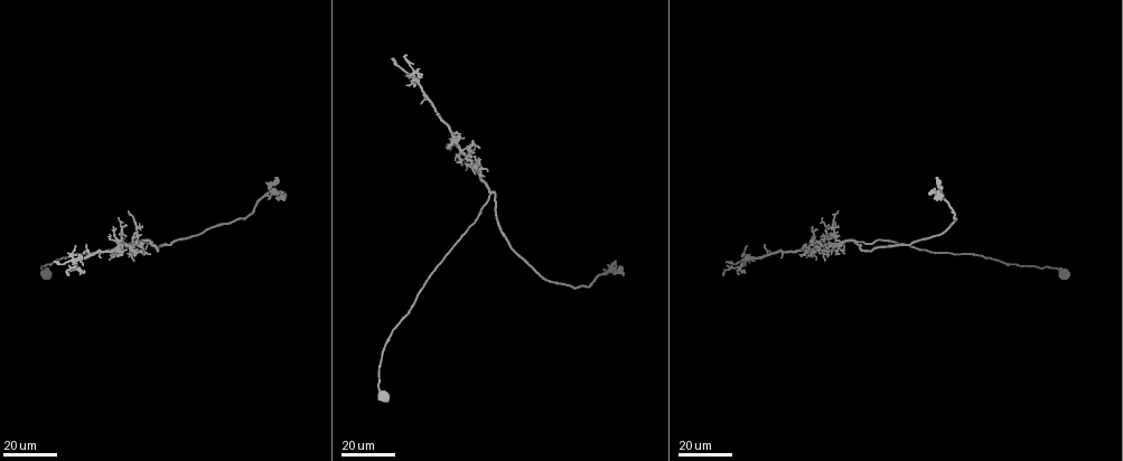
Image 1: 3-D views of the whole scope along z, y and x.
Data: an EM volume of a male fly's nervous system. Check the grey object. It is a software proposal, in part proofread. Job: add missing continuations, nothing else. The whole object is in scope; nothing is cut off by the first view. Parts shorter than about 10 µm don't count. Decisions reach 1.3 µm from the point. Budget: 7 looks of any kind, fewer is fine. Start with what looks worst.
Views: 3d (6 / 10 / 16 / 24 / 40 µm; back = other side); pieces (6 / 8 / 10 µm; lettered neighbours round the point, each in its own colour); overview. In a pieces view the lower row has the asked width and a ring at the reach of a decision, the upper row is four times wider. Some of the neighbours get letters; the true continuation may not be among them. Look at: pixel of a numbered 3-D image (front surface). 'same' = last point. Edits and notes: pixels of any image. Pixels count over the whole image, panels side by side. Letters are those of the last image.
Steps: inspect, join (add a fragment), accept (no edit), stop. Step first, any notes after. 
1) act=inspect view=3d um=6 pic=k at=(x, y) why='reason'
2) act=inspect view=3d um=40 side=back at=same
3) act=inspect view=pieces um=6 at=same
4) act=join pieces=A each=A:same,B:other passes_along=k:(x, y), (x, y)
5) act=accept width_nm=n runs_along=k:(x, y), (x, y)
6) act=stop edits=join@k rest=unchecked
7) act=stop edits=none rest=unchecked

act=inspect view=3d um=24 pic=1 at=(415, 86) why='branch stops here'

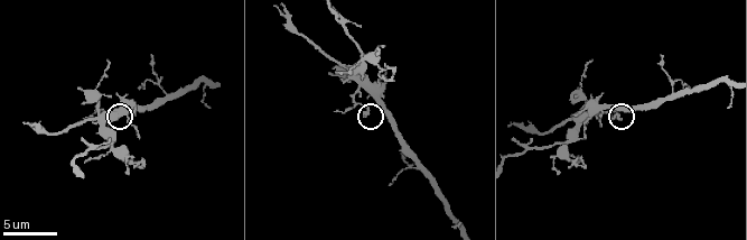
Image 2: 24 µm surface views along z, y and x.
act=inspect view=pieces um=6 pic=2 at=(365, 117) why='see the neighbours'

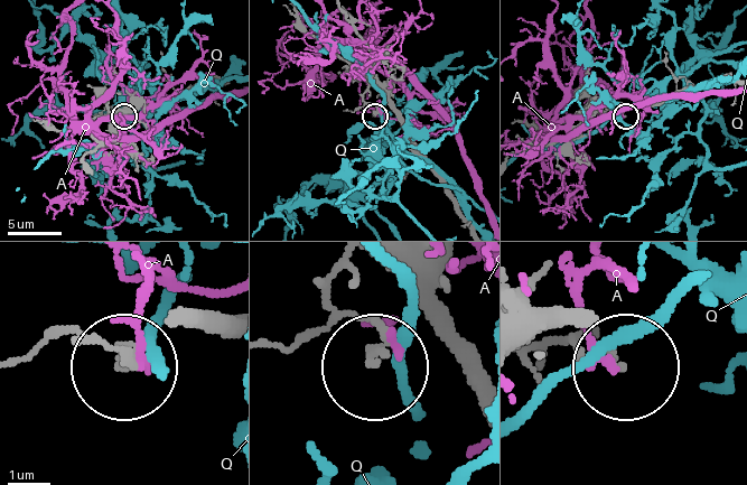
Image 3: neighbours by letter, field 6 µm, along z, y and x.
act=accept width_nm=200 each=A:other,Q:other found='none of them fits'

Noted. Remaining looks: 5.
act=inspect view=3d um=24 pic=1 at=(623, 276) why='end of a long branch'

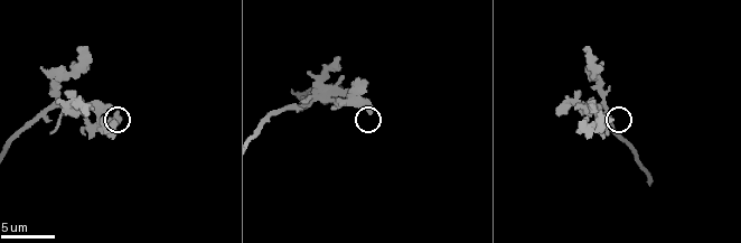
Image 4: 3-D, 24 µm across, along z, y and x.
act=inspect view=pieces um=10 pic=4 at=(368, 113)

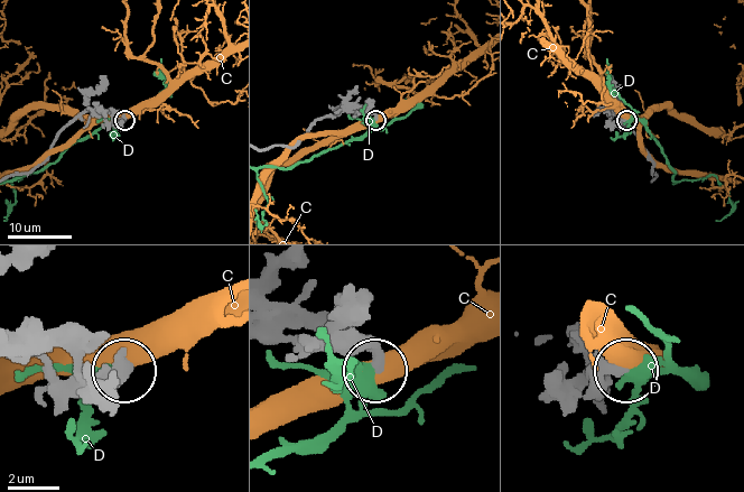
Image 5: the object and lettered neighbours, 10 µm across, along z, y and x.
act=accept width_nm=330 each=C:other,D:other found='no lettered fragment goes on from it'

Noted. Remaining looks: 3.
act=inspect view=pieces um=6 pic=2 at=(80, 174) why='long arm stops here'

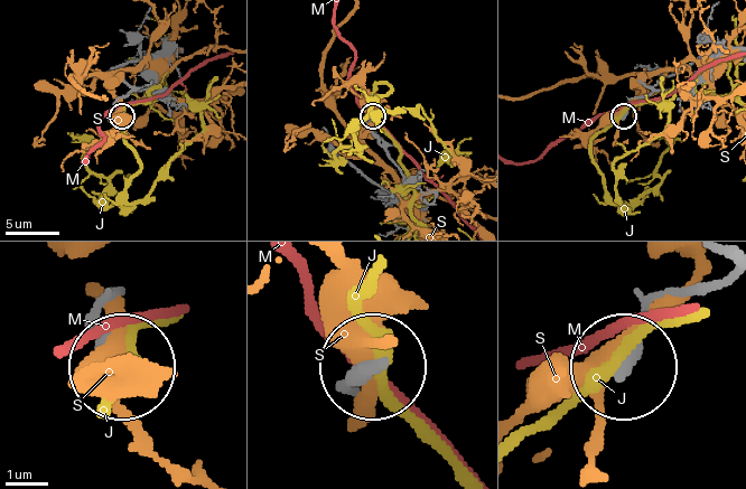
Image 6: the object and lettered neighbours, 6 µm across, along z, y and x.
act=accept each=J:other,M:other,S:other runs_along=6:(728, 276), (653, 302), (624, 363) found='no lettered fragment goes on from it'

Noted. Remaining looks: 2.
act=inspect view=3d um=24 pic=1 at=(466, 158) why='free end'

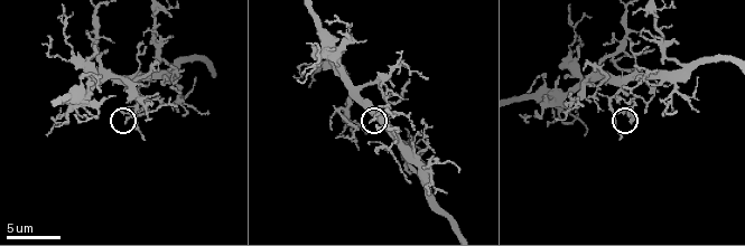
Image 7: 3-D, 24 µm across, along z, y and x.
act=inspect view=pieces um=8 pic=7 at=(375, 126)

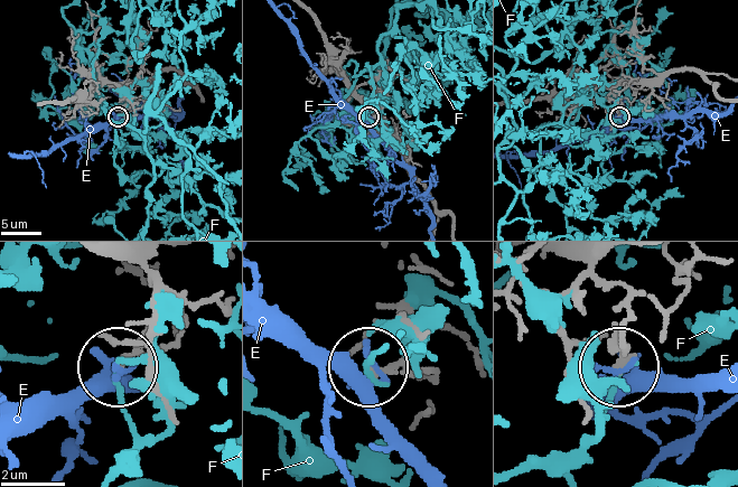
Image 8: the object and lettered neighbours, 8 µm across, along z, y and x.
act=accept width_nm=160 each=E:other,F:other runs_along=8:(597, 264), (626, 297), (618, 366) found='no lettered fragment goes on from it'

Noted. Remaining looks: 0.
act=stop edits=none rest=unchecked

